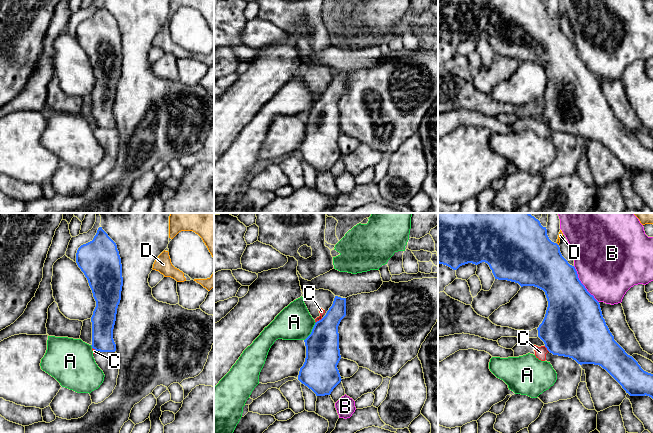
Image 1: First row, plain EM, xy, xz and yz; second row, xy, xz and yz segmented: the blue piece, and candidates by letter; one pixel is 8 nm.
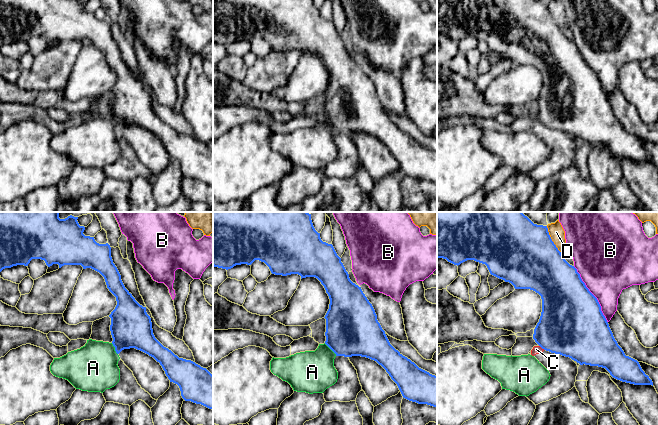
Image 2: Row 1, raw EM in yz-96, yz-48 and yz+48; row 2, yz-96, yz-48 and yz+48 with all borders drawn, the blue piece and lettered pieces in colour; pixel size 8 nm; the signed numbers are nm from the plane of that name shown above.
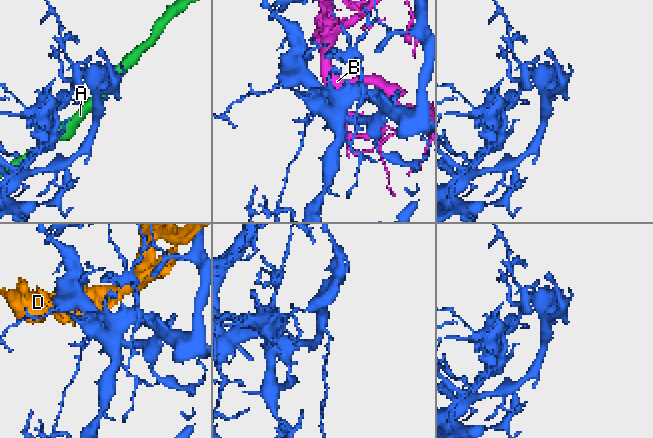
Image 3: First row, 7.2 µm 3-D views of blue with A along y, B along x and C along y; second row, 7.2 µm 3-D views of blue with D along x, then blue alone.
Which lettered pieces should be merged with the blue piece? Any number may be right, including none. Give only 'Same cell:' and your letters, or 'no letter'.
Same cell: no letter

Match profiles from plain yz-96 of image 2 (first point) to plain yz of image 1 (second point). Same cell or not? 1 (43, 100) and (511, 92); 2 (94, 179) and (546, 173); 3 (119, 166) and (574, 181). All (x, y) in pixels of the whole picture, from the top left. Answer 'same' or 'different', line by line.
1: different
2: different
3: different

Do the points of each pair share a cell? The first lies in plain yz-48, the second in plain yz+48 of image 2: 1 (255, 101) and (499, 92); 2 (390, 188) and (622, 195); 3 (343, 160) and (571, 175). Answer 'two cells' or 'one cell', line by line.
1: two cells
2: two cells
3: two cells

